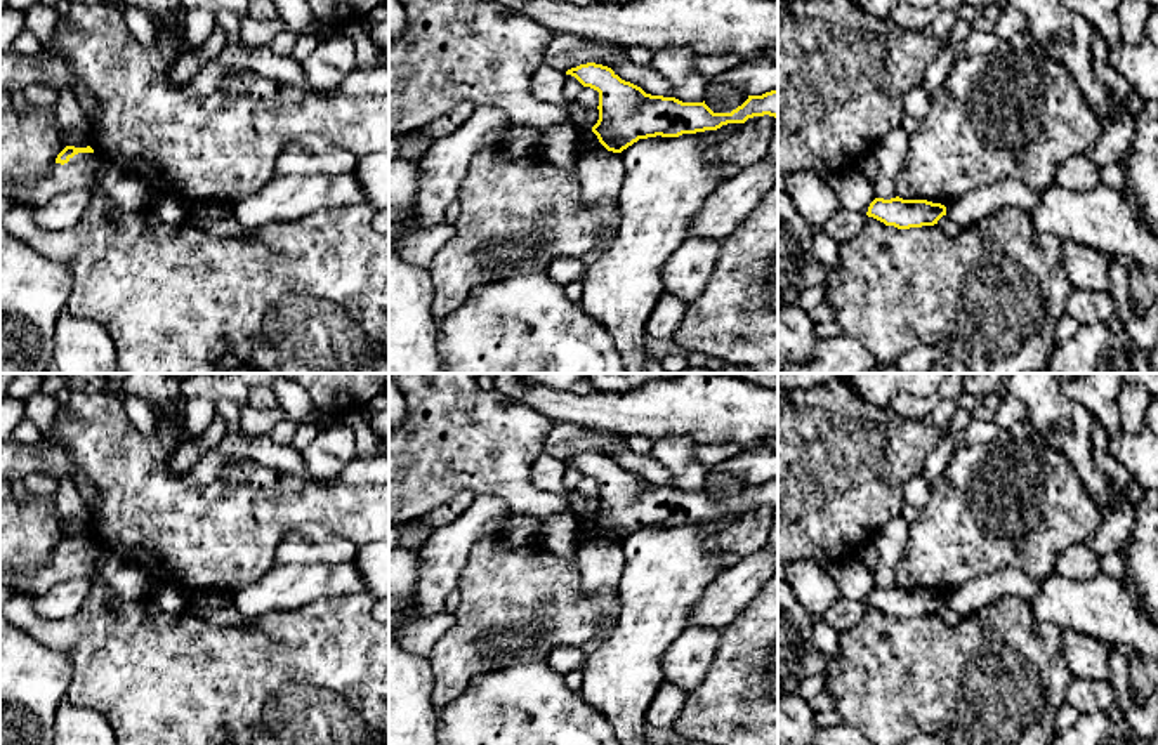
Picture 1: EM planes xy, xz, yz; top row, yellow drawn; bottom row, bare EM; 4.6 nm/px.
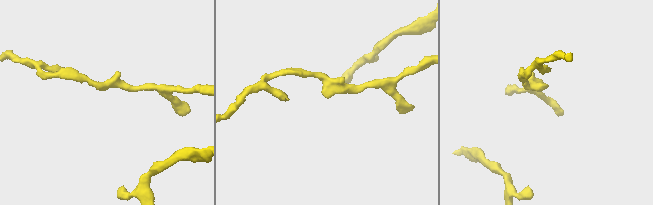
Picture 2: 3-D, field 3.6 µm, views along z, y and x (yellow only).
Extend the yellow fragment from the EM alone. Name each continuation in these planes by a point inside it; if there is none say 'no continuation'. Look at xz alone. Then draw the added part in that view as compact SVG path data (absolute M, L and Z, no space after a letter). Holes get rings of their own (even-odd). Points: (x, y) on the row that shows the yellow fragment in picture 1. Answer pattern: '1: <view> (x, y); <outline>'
no continuation

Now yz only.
no continuation

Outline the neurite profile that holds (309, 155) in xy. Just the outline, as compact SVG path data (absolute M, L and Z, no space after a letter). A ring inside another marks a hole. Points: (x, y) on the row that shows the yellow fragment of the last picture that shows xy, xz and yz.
M306 134L285 144L274 172L280 175L337 175L354 170L358 160L325 137Z

